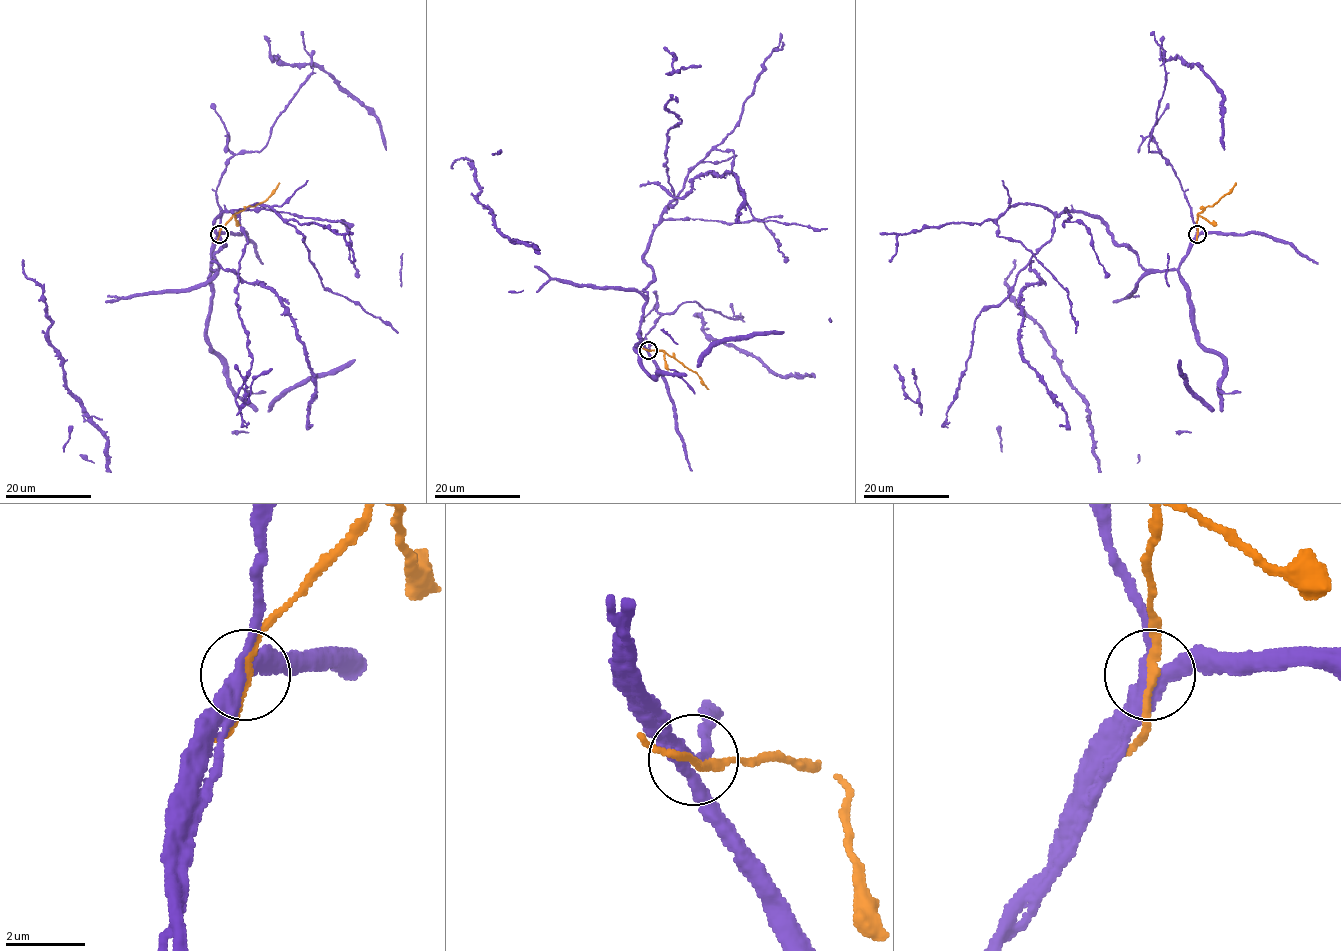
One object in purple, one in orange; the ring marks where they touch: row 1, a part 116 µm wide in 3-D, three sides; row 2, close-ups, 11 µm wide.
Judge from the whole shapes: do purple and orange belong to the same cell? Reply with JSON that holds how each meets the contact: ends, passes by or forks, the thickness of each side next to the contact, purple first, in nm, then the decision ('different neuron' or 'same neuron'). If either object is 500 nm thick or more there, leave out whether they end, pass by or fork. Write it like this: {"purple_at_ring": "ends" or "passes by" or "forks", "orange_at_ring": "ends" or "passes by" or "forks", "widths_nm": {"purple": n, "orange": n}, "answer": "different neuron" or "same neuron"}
{"purple_at_ring": "forks", "orange_at_ring": "passes by", "widths_nm": {"purple": 320, "orange": 160}, "answer": "different neuron"}

